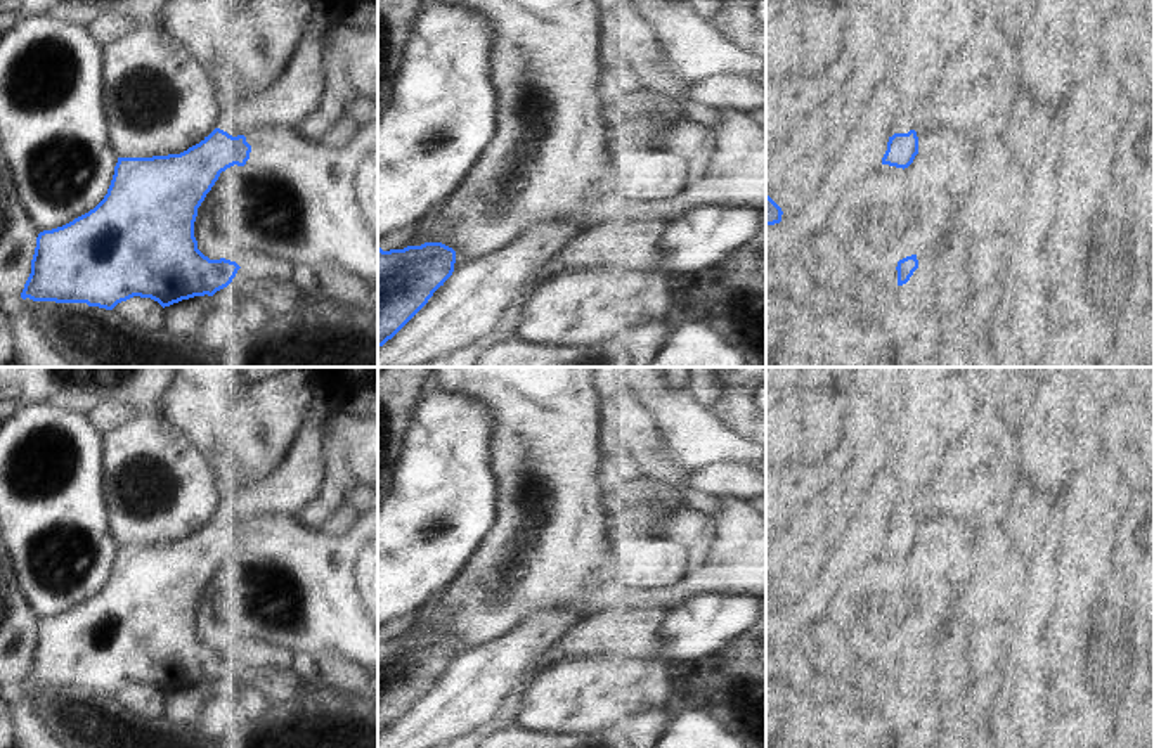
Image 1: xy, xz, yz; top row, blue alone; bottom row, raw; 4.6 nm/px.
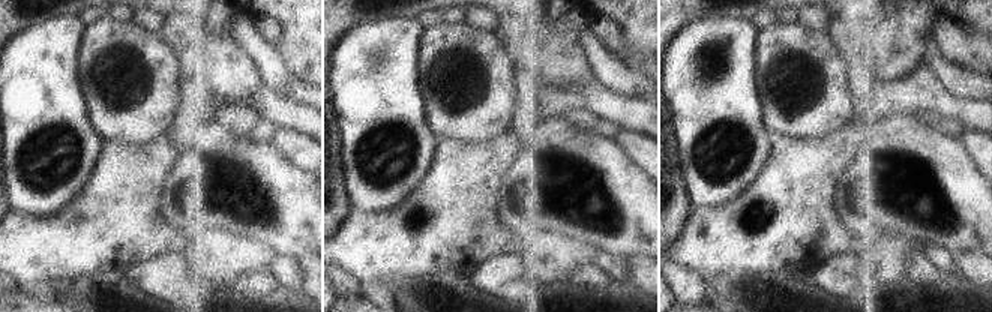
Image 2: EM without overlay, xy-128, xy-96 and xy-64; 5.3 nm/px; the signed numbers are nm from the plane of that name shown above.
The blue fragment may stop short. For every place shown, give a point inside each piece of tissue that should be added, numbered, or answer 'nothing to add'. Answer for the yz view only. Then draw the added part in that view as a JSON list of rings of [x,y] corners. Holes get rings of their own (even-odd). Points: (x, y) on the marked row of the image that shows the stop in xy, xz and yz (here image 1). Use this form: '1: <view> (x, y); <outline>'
1: yz (894, 106); [[[884,90],[878,94],[878,104],[884,113],[884,125],[889,137],[892,137],[894,133],[908,133],[911,130],[908,118],[908,92]]]

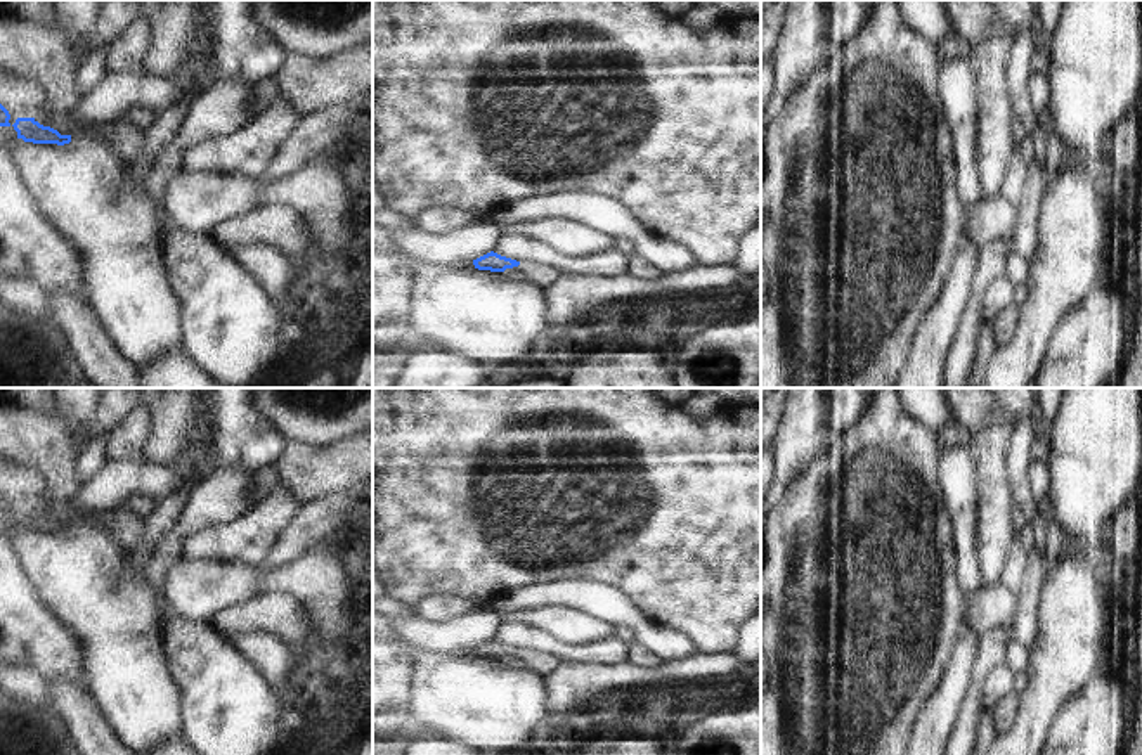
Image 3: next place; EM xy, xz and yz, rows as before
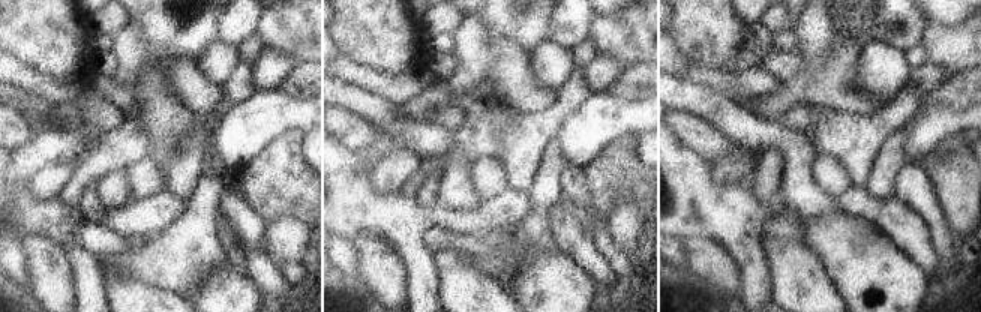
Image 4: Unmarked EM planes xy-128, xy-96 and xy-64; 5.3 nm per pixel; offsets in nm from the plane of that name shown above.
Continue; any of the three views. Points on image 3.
1: xz (545, 276); [[[520,261],[518,268],[525,274],[529,282],[535,282],[546,289],[561,286],[567,281],[563,272],[537,261]]]

